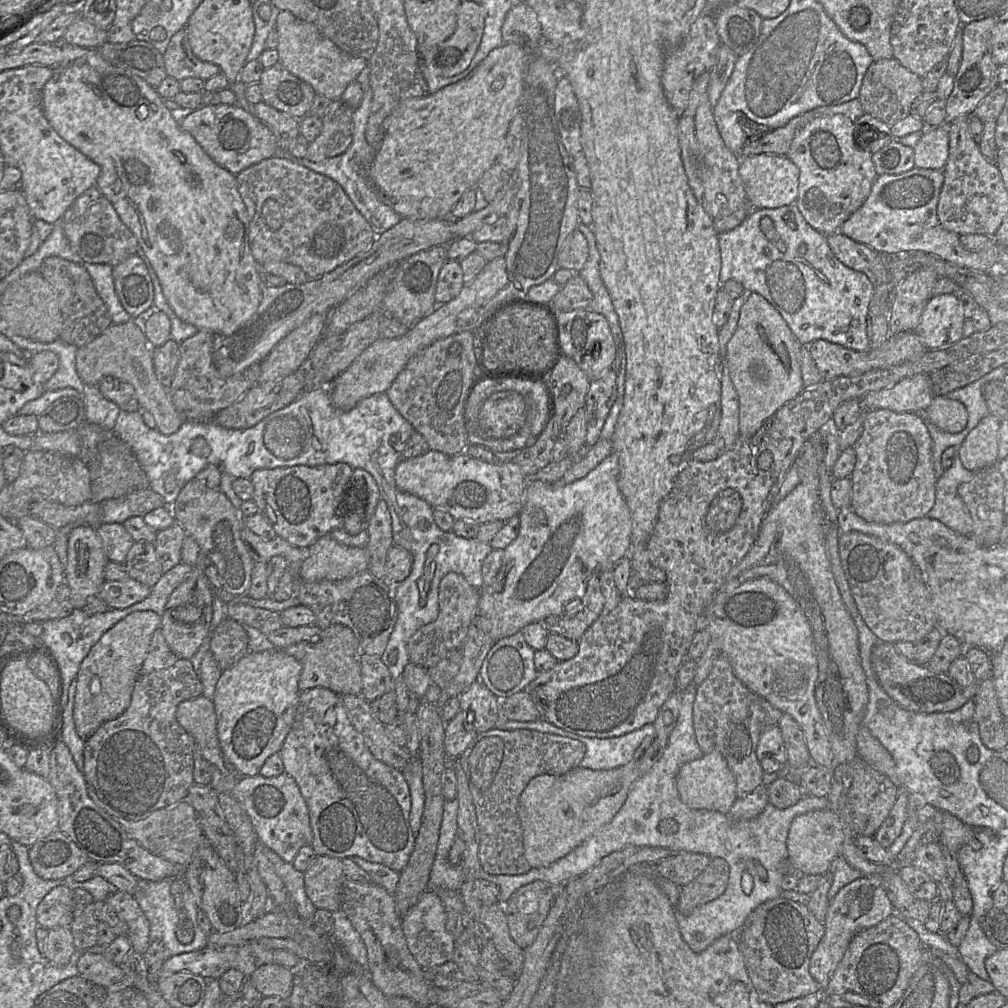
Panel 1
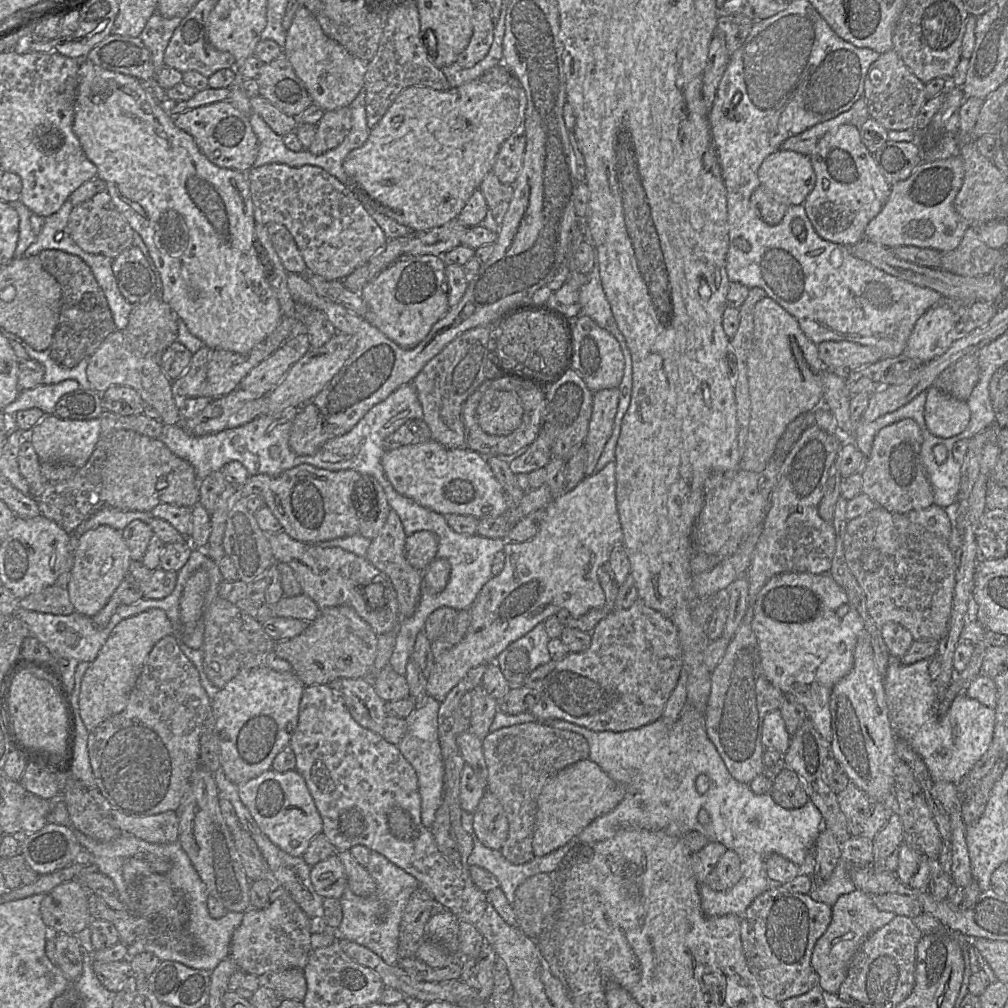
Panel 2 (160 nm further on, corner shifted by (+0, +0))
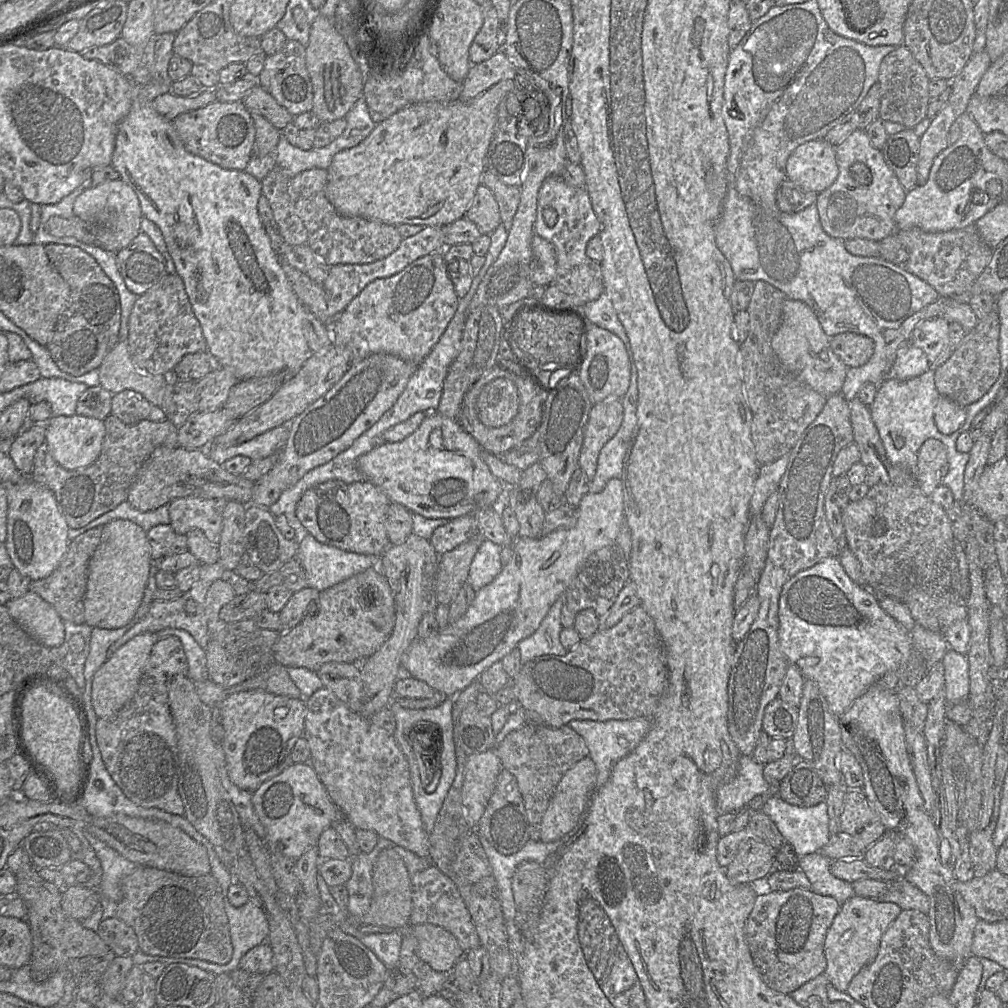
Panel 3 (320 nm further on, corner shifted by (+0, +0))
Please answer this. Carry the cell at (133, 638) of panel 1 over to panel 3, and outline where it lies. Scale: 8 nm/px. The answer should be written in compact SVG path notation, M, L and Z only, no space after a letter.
M154 632L139 634L118 648L98 669L92 681L92 705L98 718L116 714L133 698L151 649L158 640Z

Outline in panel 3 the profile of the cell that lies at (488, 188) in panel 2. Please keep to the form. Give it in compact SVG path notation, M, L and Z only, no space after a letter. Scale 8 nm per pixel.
M488 170L482 173L481 184L487 186L493 193L498 203L501 222L509 231L520 202L520 187L506 185Z

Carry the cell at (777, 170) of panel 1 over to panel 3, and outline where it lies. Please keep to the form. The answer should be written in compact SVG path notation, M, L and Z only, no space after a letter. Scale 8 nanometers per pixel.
M825 138L799 145L789 156L785 172L787 179L806 190L824 191L839 174L835 146Z

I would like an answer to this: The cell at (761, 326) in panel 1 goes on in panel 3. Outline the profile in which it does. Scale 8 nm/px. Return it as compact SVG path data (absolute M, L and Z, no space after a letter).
M786 299L784 301L782 322L772 338L771 346L783 366L798 380L809 385L824 397L840 393L848 368L833 352L830 346L830 337L825 334L816 314L807 304L793 299Z

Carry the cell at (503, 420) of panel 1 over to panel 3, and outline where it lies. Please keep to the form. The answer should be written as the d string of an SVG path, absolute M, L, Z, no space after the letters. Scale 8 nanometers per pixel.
M496 378L481 390L476 412L487 427L507 425L516 416L519 408L519 393L515 384L505 378Z

